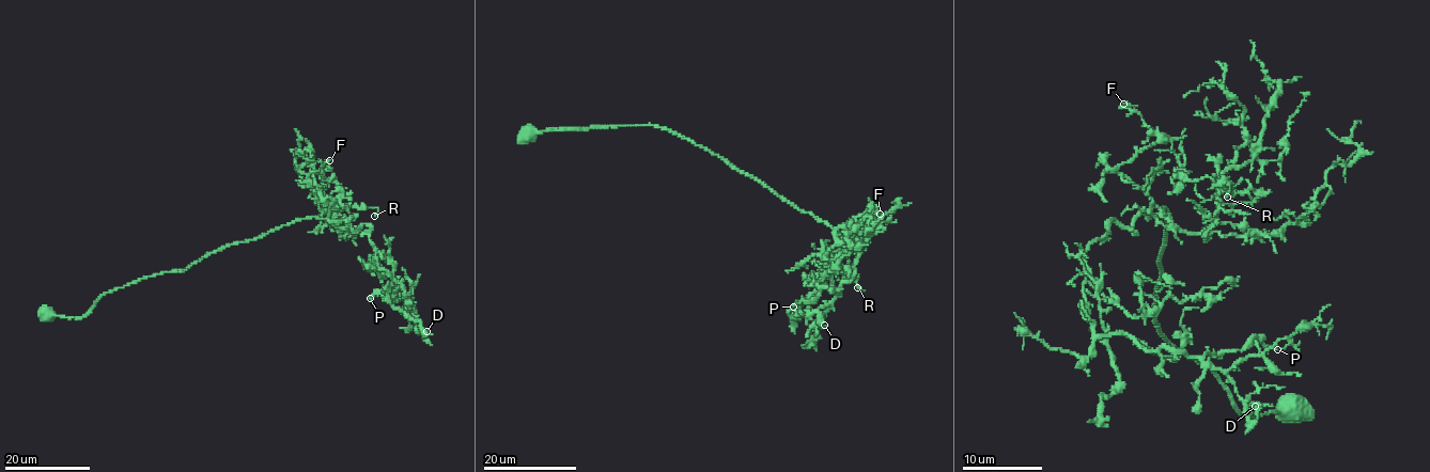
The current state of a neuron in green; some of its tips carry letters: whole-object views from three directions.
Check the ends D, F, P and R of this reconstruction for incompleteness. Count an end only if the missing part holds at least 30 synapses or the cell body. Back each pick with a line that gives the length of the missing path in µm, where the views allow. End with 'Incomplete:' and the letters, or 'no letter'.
Incomplete: no letter

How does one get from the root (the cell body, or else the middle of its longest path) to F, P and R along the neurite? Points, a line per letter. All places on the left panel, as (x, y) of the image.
F: (46, 316), (83, 317), (106, 293), (183, 270), (293, 221), (327, 218), (341, 193), (324, 178), (329, 160)
P: (46, 316), (83, 317), (106, 293), (310, 217), (370, 227), (377, 265), (412, 296), (370, 298)
R: (46, 316), (83, 317), (106, 293), (293, 221), (325, 218), (338, 232), (329, 210), (372, 207), (374, 216)

